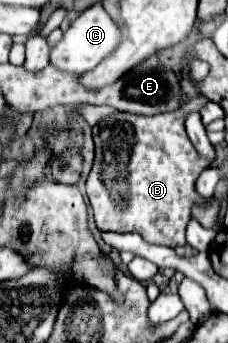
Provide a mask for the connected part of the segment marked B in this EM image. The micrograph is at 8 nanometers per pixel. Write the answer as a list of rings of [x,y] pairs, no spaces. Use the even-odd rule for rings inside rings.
[[[198,93],[171,113],[143,117],[117,111],[99,119],[93,127],[95,163],[87,177],[87,197],[99,231],[139,233],[149,243],[173,249],[185,245],[191,209],[195,205],[209,207],[211,203],[195,187],[197,177],[209,169],[211,161],[197,153],[185,133],[183,119],[191,112],[199,112],[208,102]]]

